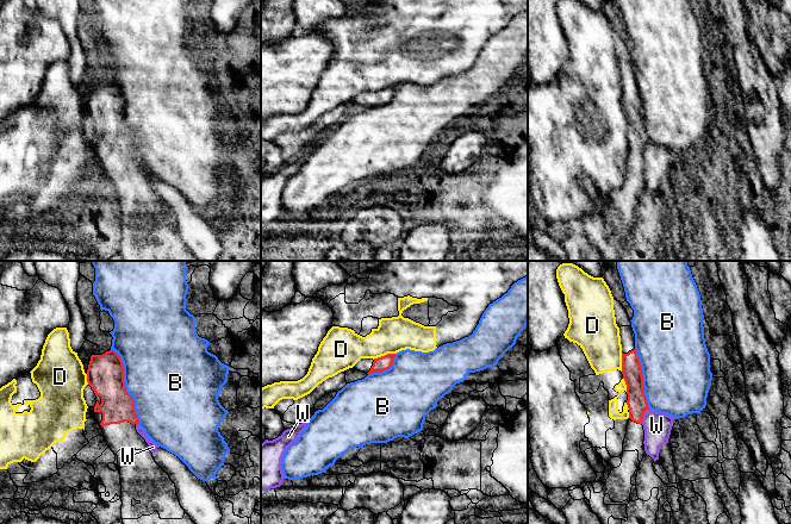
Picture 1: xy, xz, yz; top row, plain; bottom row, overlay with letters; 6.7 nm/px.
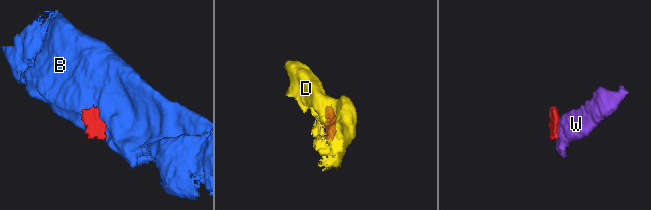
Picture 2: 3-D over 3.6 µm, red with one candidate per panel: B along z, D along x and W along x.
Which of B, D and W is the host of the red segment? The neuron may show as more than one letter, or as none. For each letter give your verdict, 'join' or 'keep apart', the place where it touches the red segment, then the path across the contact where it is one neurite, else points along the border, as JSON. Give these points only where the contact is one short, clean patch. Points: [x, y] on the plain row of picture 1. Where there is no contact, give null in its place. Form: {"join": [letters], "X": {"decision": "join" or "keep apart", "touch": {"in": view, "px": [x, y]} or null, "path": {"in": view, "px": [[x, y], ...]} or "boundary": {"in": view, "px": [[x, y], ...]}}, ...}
{"join": [], "B": {"decision": "keep apart", "touch": {"in": "xy", "px": [124, 119]}}, "D": {"decision": "keep apart", "touch": {"in": "xz", "px": [385, 88]}}, "W": {"decision": "keep apart", "touch": {"in": "yz", "px": [642, 149]}, "boundary": {"in": "yz", "px": [[648, 141], [641, 156]]}}}

